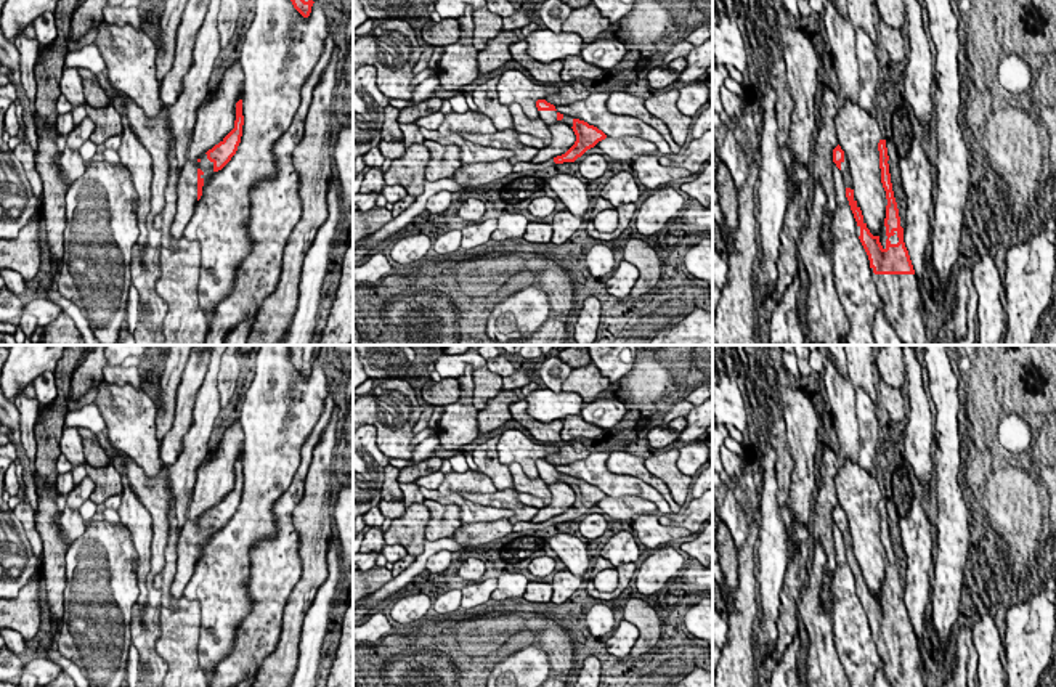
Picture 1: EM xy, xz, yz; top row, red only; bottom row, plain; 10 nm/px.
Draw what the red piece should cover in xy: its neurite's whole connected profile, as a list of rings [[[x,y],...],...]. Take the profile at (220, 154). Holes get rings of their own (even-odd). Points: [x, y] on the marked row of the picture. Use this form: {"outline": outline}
{"outline": [[[239,100],[236,103],[234,128],[196,162],[189,159],[185,162],[177,185],[177,212],[170,226],[170,236],[173,239],[183,236],[185,228],[194,213],[194,205],[202,196],[202,186],[236,154],[242,136],[242,125],[242,100]]]}

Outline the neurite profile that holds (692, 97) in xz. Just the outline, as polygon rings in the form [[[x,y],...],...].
[[[693,82],[679,90],[677,109],[688,117],[698,116],[703,104],[708,103],[709,88],[705,82]]]

